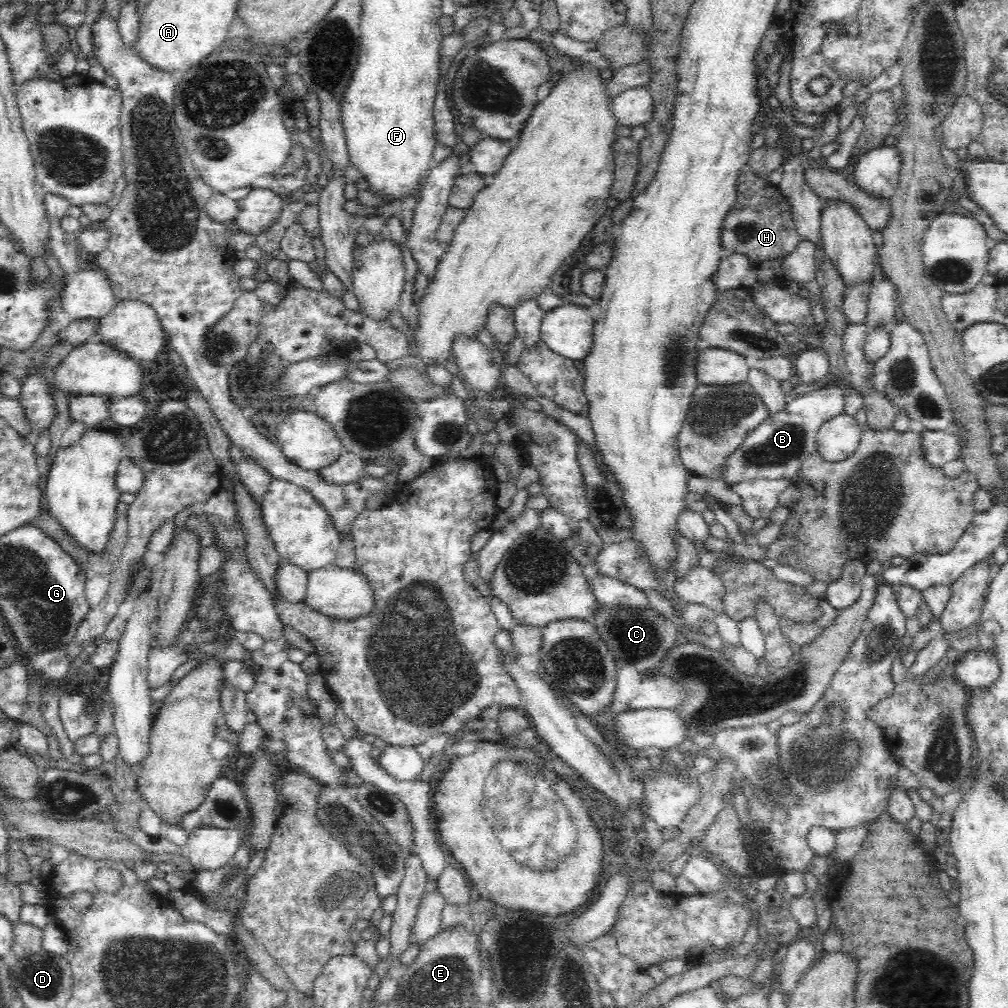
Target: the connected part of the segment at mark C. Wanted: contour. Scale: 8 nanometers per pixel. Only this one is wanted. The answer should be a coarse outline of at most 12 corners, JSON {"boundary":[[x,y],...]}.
{"boundary":[[650,605],[591,615],[617,670],[656,667],[681,639]]}

